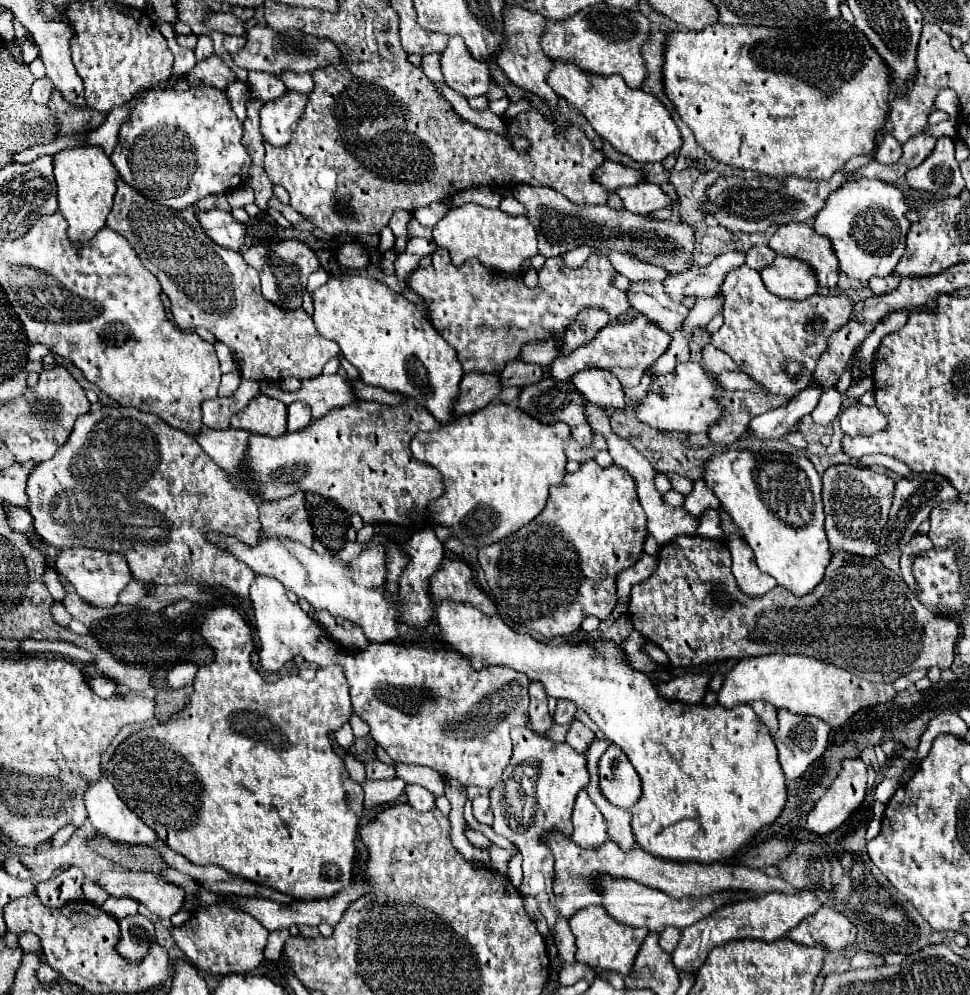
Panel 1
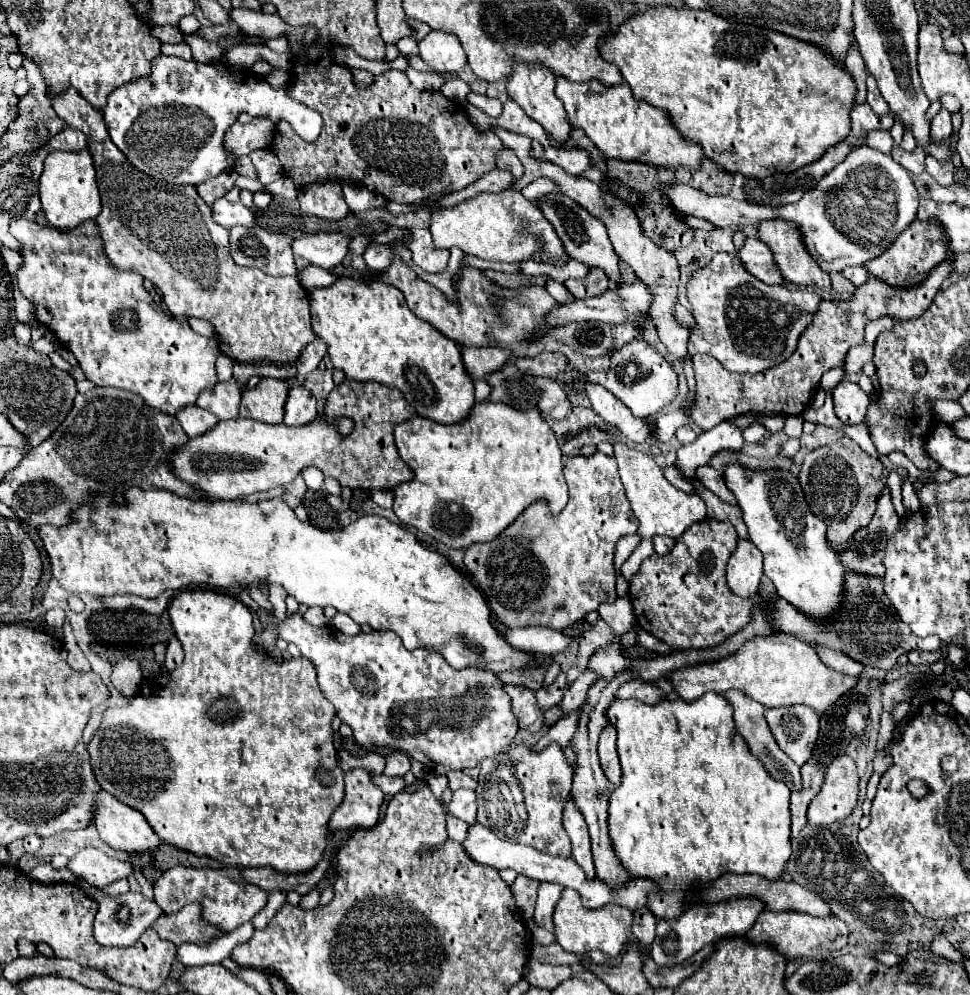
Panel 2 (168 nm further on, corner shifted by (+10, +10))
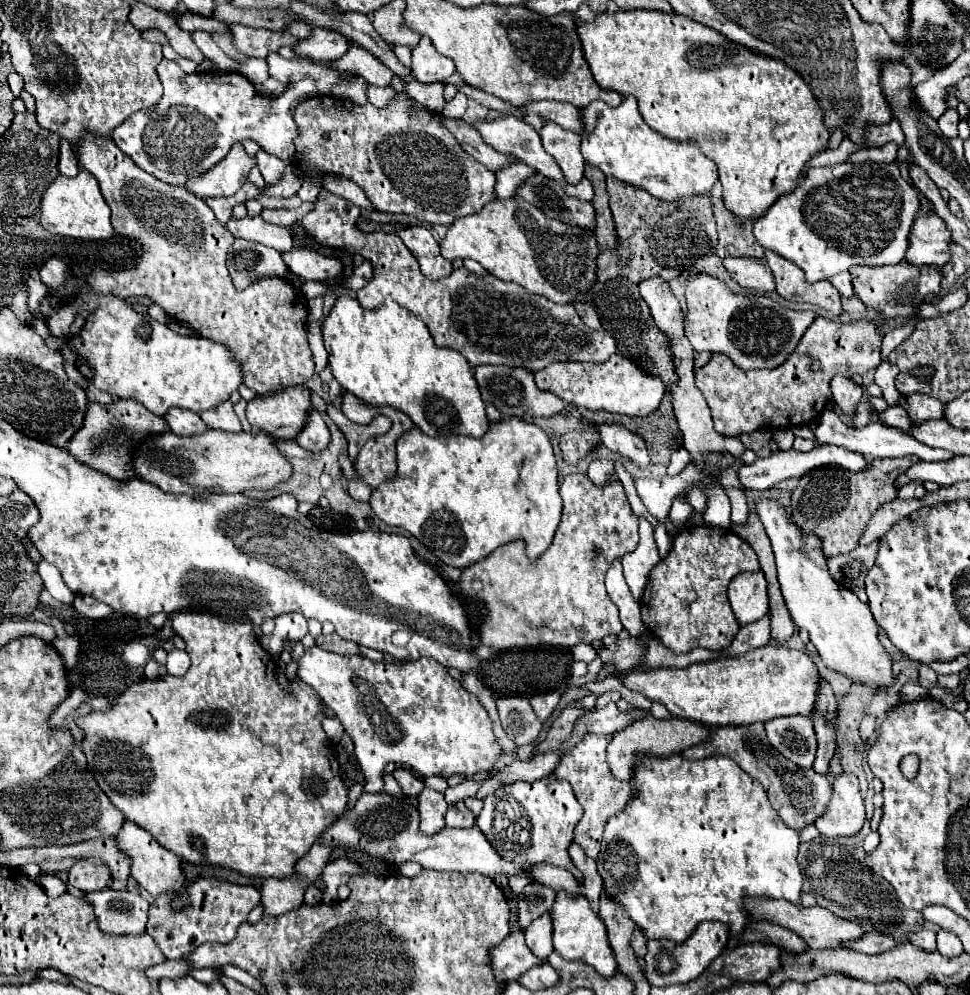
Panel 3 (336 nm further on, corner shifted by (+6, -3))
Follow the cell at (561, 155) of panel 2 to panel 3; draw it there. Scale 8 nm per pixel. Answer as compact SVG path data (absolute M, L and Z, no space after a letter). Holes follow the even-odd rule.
M500 116L492 122L476 120L472 126L478 130L482 140L498 152L516 156L520 162L552 180L562 180L562 170L544 150L538 132L522 120L514 116Z

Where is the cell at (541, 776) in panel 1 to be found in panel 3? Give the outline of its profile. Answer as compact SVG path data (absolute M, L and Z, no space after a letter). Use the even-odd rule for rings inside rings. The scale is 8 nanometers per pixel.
M550 776L538 782L514 782L500 786L502 796L484 798L484 808L478 816L478 828L488 842L506 858L526 866L534 862L548 862L570 870L576 878L582 878L580 870L568 856L568 846L574 838L574 826L582 818L582 806L576 802L572 786L560 786ZM524 812L528 818L524 818Z

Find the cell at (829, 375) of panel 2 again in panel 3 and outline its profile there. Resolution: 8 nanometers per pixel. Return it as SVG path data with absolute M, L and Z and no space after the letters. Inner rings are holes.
M826 408L822 418L820 418L820 424L816 428L816 442L818 444L836 444L836 446L844 446L848 450L854 450L854 452L860 452L868 458L898 458L898 456L918 456L920 460L948 460L952 458L954 454L952 452L946 452L946 450L936 450L936 448L928 448L926 444L918 442L914 436L910 434L904 434L904 430L898 430L894 426L866 426L862 430L854 428L854 426L844 426L844 422L838 418L836 410L834 408Z

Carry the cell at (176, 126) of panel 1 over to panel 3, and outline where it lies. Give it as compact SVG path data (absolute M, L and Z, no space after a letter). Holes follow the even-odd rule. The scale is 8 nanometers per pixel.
M162 60L158 68L162 68L162 100L152 110L134 112L112 134L116 146L144 172L166 184L184 186L186 178L210 170L210 166L226 158L234 142L246 138L256 140L266 152L292 162L294 138L300 130L294 122L294 110L300 102L318 94L312 78L290 84L280 96L260 96L254 84L238 72L214 70L184 74L170 60Z

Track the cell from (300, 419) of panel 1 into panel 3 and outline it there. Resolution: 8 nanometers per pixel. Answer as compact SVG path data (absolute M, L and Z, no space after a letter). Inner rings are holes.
M314 408L308 414L304 430L296 436L296 442L298 442L298 446L302 446L304 450L310 450L314 454L322 452L328 446L328 442L330 442L330 430L328 430L326 422L322 420L322 416Z

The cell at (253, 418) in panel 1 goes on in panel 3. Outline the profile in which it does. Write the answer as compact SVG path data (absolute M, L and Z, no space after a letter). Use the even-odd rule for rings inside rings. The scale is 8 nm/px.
M294 386L278 394L256 396L248 402L246 420L252 428L274 438L292 440L302 430L310 408L310 390L306 386Z

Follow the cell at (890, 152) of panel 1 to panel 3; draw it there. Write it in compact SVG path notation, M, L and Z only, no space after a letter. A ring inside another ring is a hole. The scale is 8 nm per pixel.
M884 144L882 148L868 148L866 150L866 160L876 160L876 162L890 162L896 158L896 144Z

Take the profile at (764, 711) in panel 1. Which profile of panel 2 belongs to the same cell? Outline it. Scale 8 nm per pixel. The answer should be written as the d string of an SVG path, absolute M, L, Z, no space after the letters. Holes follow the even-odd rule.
M736 689L728 691L724 695L728 699L728 703L732 705L734 709L734 723L736 723L736 731L740 733L740 737L746 741L750 753L754 757L758 757L762 761L762 765L766 767L766 771L770 773L772 779L776 781L784 781L788 785L790 791L800 791L802 789L802 781L800 781L800 767L778 747L778 743L774 741L770 729L768 729L768 723L764 719L764 707L758 705L756 701L750 701L750 697L746 697L744 693L738 693Z

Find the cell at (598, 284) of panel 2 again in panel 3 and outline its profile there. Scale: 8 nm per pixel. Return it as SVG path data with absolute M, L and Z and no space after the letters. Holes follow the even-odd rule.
M606 178L610 194L610 210L616 222L618 250L598 256L598 274L594 282L608 282L616 276L626 276L632 282L640 282L642 276L662 276L664 280L676 278L682 270L694 264L704 254L712 254L716 248L716 224L710 210L708 196L696 194L694 198L680 198L674 202L662 202L646 190L638 190L616 178Z

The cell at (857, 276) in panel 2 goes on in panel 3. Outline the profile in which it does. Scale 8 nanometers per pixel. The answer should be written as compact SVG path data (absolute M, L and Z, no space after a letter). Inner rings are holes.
M842 272L842 274L836 274L834 278L830 278L830 282L834 284L834 288L842 294L842 296L846 296L846 298L850 298L850 296L854 296L854 286L852 286L852 278L850 278L850 274L848 272Z

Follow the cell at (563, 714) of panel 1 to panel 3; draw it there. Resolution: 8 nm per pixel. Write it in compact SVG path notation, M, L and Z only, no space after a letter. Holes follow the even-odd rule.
M546 692L546 694L538 694L538 696L530 698L530 704L542 722L546 718L550 718L550 714L558 706L558 702L560 702L560 692Z

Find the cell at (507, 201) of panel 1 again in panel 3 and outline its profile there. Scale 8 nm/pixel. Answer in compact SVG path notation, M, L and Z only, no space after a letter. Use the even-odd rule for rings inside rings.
M586 178L580 180L580 182L574 184L574 186L566 184L564 190L566 190L566 194L570 194L570 196L574 196L574 198L578 198L578 200L586 200L586 202L590 202L592 196L594 196L594 190L592 190L592 186L590 186L590 182L588 182Z

